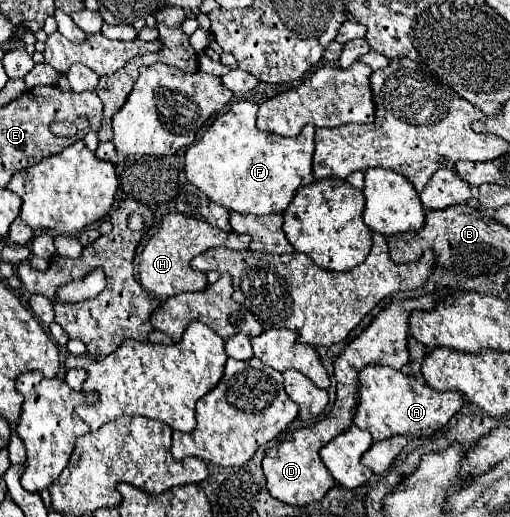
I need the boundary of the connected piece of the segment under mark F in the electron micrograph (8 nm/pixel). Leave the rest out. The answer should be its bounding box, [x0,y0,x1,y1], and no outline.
[184,101,314,215]

